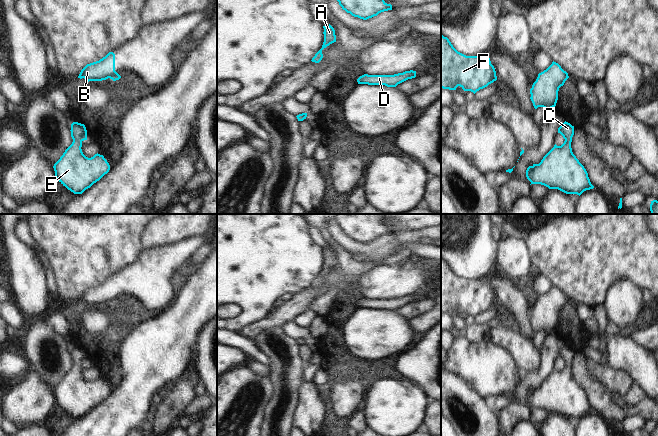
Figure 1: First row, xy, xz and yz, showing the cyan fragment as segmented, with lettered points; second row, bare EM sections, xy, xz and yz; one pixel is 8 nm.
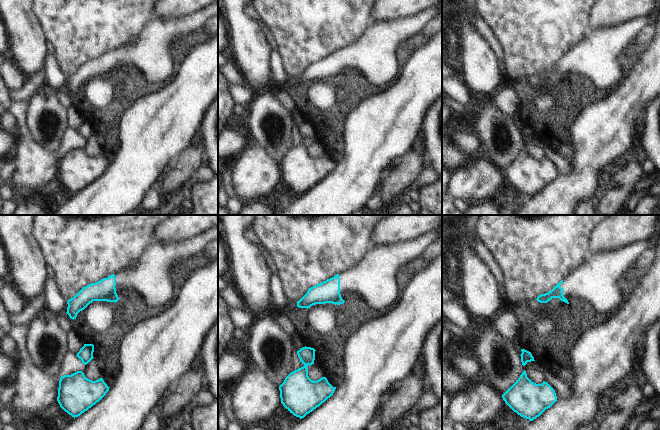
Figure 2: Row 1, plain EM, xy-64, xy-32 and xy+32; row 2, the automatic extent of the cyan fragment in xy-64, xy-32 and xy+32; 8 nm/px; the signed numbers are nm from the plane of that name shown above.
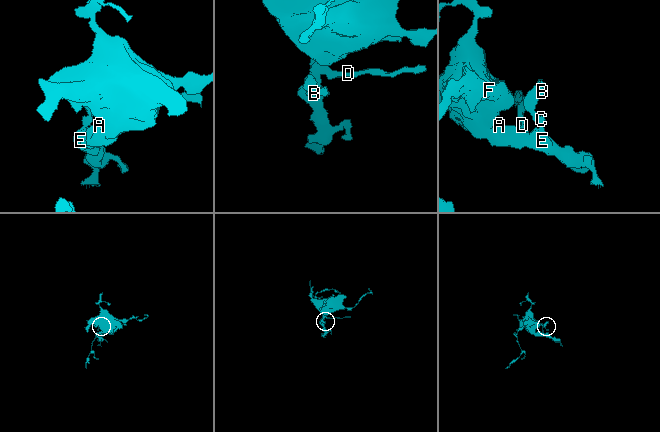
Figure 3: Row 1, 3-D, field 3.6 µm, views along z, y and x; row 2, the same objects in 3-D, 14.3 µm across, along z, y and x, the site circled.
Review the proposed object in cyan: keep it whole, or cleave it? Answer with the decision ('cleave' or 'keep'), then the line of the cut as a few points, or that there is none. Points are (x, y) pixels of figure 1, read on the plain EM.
keep; cut none

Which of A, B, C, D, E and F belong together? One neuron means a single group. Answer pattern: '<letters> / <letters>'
A B C D E F

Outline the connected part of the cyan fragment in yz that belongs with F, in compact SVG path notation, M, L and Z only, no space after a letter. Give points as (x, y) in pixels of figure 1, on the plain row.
M441 258L441 312L456 314L460 310L464 315L475 318L496 304L496 295L487 277L481 280L466 280L458 276L449 263Z

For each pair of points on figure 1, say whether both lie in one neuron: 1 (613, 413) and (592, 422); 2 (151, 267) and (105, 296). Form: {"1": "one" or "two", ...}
{"1": "two", "2": "one"}

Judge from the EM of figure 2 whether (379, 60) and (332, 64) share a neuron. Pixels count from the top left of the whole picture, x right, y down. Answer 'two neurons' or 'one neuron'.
one neuron

